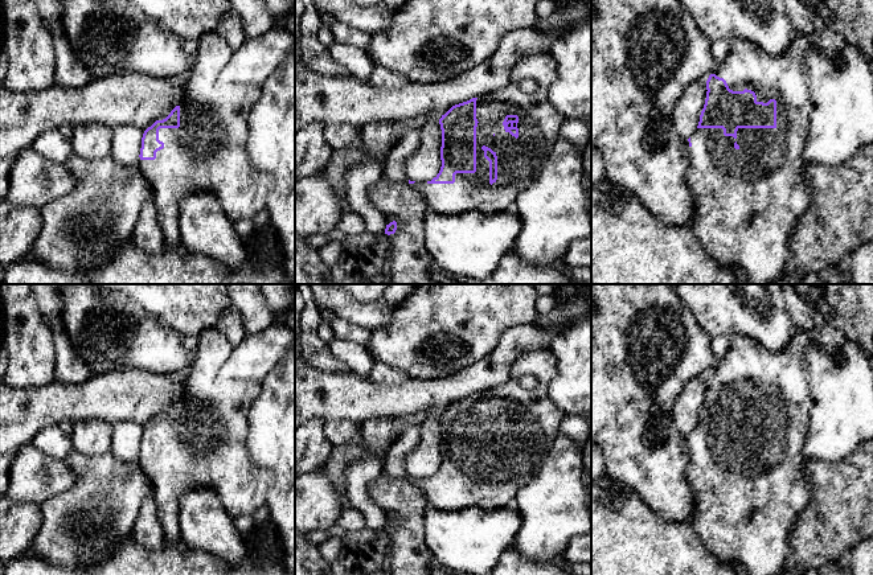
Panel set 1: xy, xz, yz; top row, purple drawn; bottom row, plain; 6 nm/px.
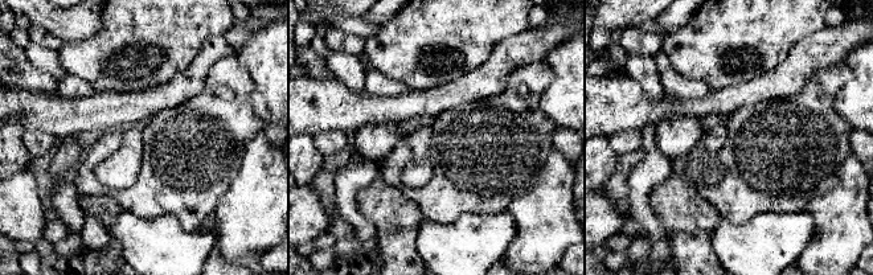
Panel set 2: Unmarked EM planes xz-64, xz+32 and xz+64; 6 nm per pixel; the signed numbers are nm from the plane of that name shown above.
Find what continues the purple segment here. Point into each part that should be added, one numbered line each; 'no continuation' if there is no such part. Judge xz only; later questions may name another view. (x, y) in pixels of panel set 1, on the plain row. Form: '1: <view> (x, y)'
1: xz (520, 456)

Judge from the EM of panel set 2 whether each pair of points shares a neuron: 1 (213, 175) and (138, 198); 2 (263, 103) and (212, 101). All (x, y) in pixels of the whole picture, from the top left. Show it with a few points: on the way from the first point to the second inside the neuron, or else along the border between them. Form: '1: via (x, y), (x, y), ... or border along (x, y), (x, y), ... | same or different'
1: via (199, 195), (192, 201), (158, 201) | same
2: border along (248, 72), (253, 82), (250, 107), (265, 123) | different

